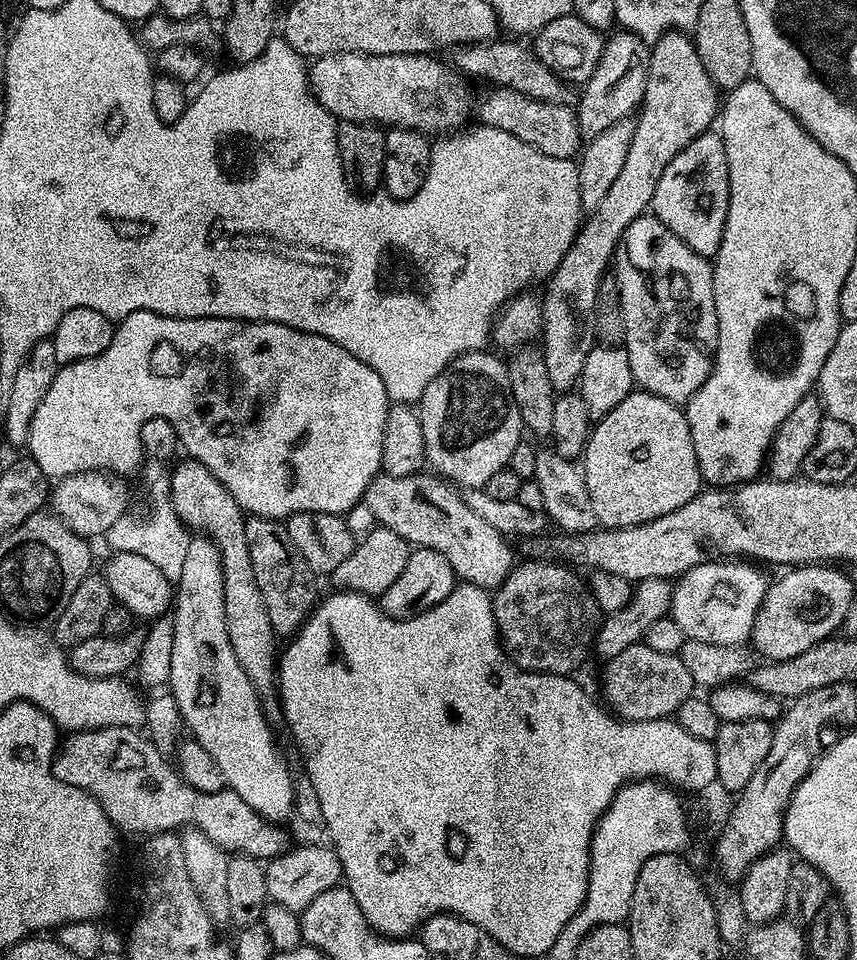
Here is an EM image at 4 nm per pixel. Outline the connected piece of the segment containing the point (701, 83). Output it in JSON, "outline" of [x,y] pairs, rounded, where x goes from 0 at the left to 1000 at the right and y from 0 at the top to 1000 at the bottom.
{"outline":[[[793,31],[775,34],[760,47],[756,56],[756,76],[754,77],[754,94],[751,107],[747,109],[740,121],[740,144],[735,144],[735,156],[730,160],[730,169],[721,185],[713,192],[712,198],[704,204],[702,210],[690,218],[680,226],[677,239],[672,241],[665,260],[651,273],[637,295],[632,308],[632,366],[637,373],[637,385],[642,390],[642,398],[646,400],[650,410],[666,408],[677,399],[679,381],[684,381],[684,373],[697,357],[695,352],[695,311],[698,298],[706,292],[708,281],[715,274],[719,258],[723,254],[723,246],[740,231],[740,227],[753,224],[761,216],[763,198],[768,198],[768,185],[772,185],[772,177],[786,169],[786,165],[805,147],[827,136],[837,128],[838,118],[842,111],[842,100],[834,85],[824,77],[824,69],[819,69],[819,60],[814,60],[809,39]]]}

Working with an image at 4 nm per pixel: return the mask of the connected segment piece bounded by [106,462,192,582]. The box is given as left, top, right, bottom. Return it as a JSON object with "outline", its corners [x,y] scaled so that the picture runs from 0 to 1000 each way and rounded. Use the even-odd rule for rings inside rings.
{"outline":[[[182,481],[167,484],[166,497],[173,503],[173,521],[180,528],[173,533],[173,542],[153,542],[149,535],[142,536],[124,557],[124,565],[131,575],[151,575],[166,577],[174,585],[180,585],[189,598],[202,606],[212,602],[212,589],[217,582],[217,572],[222,569],[224,558],[221,551],[215,549],[204,531],[196,526],[201,524],[201,494],[195,486]],[[191,525],[191,529],[189,528]]]}

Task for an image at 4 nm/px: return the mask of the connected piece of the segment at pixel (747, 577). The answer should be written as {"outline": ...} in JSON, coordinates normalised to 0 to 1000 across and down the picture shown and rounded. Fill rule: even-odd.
{"outline":[[[827,585],[811,588],[784,609],[782,645],[791,648],[798,664],[814,669],[838,669],[838,673],[868,671],[880,656],[880,644],[894,623],[898,607],[879,586]]]}

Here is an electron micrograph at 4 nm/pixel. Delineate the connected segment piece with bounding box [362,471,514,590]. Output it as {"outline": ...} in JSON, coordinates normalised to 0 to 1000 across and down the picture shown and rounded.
{"outline":[[[498,491],[484,492],[474,498],[460,498],[459,496],[441,495],[434,499],[422,522],[424,528],[429,528],[432,536],[439,541],[438,545],[445,550],[460,552],[460,556],[474,564],[478,569],[511,573],[520,585],[532,595],[533,601],[543,608],[552,608],[566,615],[578,615],[583,607],[595,598],[600,590],[597,583],[597,571],[590,559],[572,544],[558,540],[553,531],[536,516],[526,513],[529,509],[512,495],[501,494]]]}

